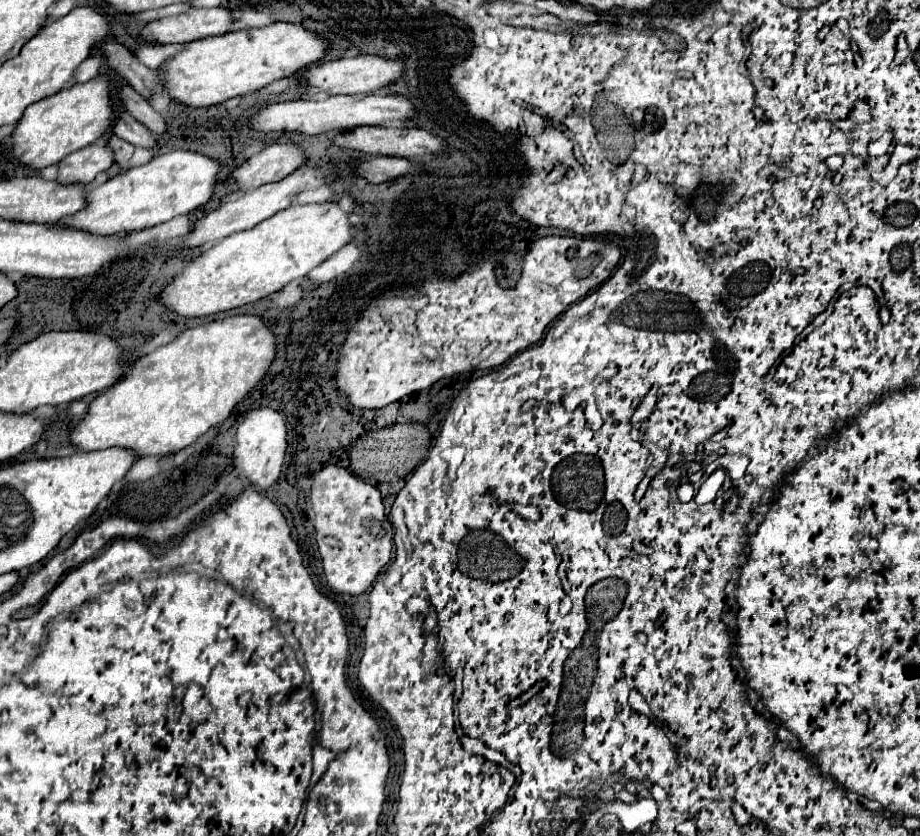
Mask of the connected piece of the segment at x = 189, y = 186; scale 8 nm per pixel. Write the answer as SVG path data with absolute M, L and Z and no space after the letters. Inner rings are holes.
M183 149L171 151L167 155L153 157L141 167L121 171L115 177L109 177L103 185L89 189L85 197L85 209L73 217L65 217L65 223L67 227L103 237L155 227L159 223L171 221L177 215L187 215L199 205L205 205L213 193L217 173L219 163L201 153Z

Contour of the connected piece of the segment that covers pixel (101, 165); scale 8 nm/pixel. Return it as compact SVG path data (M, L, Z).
M93 143L89 147L83 147L71 155L67 155L59 163L59 175L55 181L63 185L73 185L73 183L91 183L97 173L107 171L113 165L113 151L109 145L99 145Z

